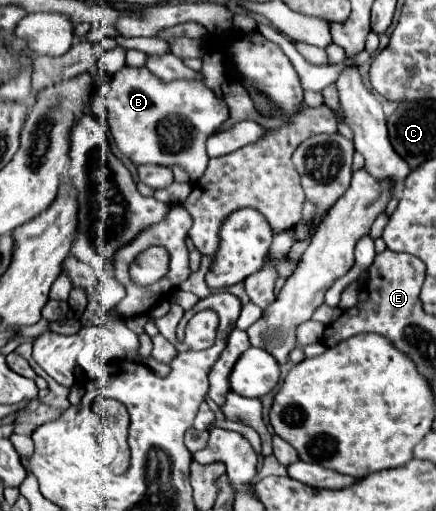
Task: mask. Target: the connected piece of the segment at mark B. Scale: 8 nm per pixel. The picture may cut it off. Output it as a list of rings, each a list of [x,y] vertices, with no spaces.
[[[123,67],[113,75],[111,89],[105,97],[108,122],[101,123],[111,131],[119,151],[135,165],[153,163],[163,167],[179,165],[197,181],[207,168],[207,139],[229,119],[229,107],[209,87],[199,81],[161,81],[147,67]]]

